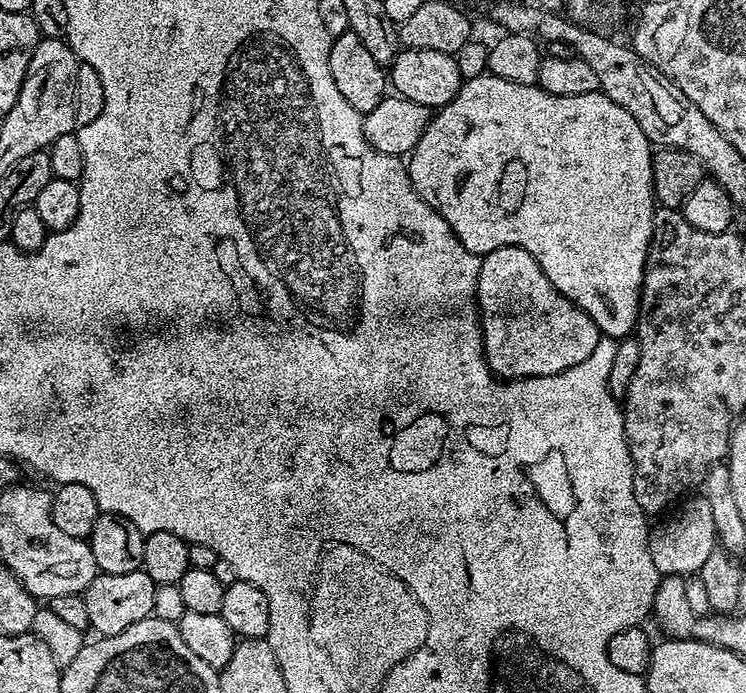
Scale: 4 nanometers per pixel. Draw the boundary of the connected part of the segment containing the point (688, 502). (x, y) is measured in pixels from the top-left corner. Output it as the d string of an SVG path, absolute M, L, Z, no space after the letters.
M694 494L687 497L670 515L664 522L654 524L648 534L654 568L663 577L695 575L718 546L711 505L702 494Z

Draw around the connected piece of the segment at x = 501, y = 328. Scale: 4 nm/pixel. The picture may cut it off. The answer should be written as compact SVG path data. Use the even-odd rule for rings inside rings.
M502 246L483 256L478 270L476 303L480 313L480 329L484 335L484 357L492 375L502 380L562 374L562 370L570 370L570 366L586 362L602 338L600 328L592 321L590 314L563 296L554 282L546 278L536 259L518 246Z

